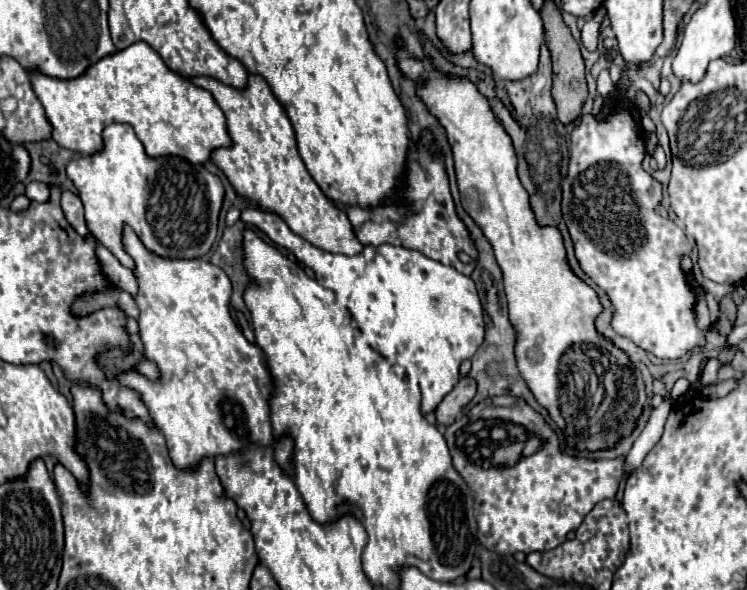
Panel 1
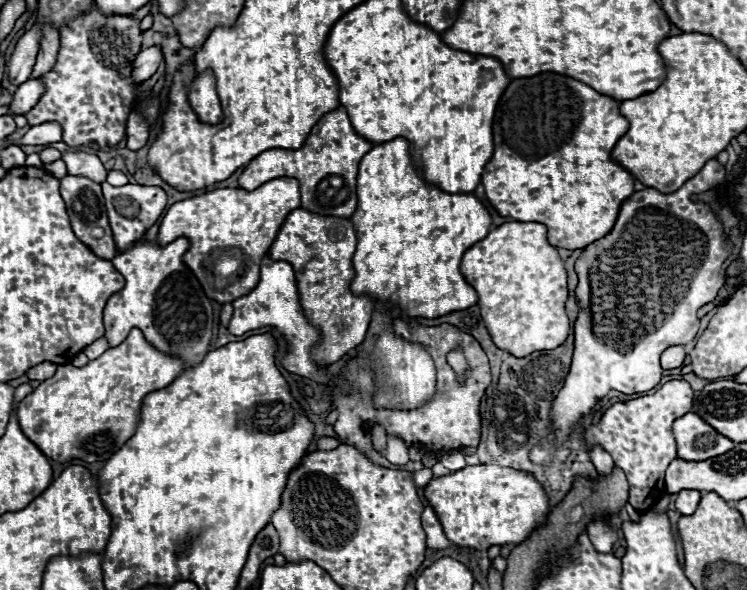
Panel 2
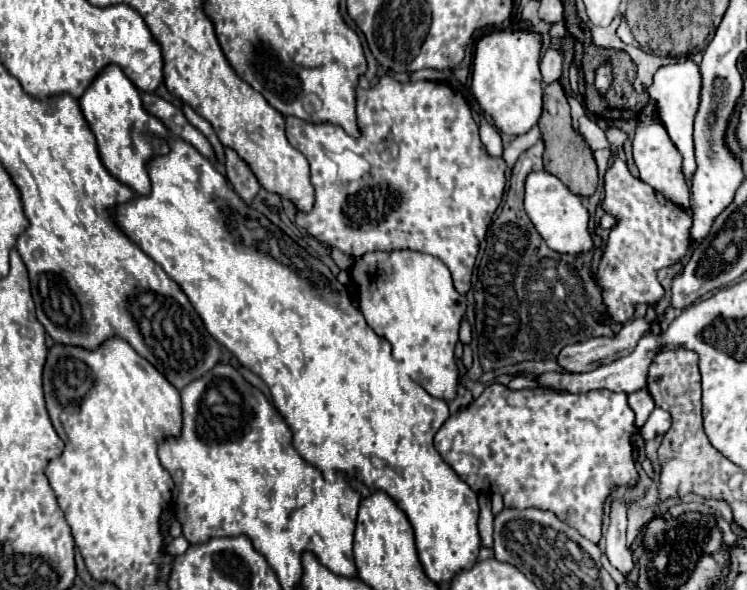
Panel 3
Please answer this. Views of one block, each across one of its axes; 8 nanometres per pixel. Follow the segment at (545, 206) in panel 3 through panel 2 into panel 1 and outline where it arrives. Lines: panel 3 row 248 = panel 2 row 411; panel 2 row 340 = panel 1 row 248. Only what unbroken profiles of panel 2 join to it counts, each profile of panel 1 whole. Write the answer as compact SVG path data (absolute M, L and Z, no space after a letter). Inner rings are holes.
M612 98L612 102L616 106L612 116L598 122L586 114L572 132L570 166L562 182L562 216L574 242L580 268L608 294L614 306L610 320L614 332L630 338L646 352L654 352L658 358L682 358L686 352L704 346L704 332L694 320L696 298L680 268L680 258L690 252L692 244L678 224L656 214L656 206L662 200L662 186L642 168L642 158L646 156L644 140L624 100Z

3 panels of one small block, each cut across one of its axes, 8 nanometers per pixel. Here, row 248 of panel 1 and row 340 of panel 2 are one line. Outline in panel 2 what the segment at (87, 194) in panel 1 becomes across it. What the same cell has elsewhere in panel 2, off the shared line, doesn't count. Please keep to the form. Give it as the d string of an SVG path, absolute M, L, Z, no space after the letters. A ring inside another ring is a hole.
M176 238L166 246L136 242L112 258L114 268L126 278L126 286L112 294L104 308L104 326L110 346L122 344L132 328L140 328L146 340L158 350L186 360L186 368L206 356L212 338L212 304L182 260L188 248L190 242L186 238Z

